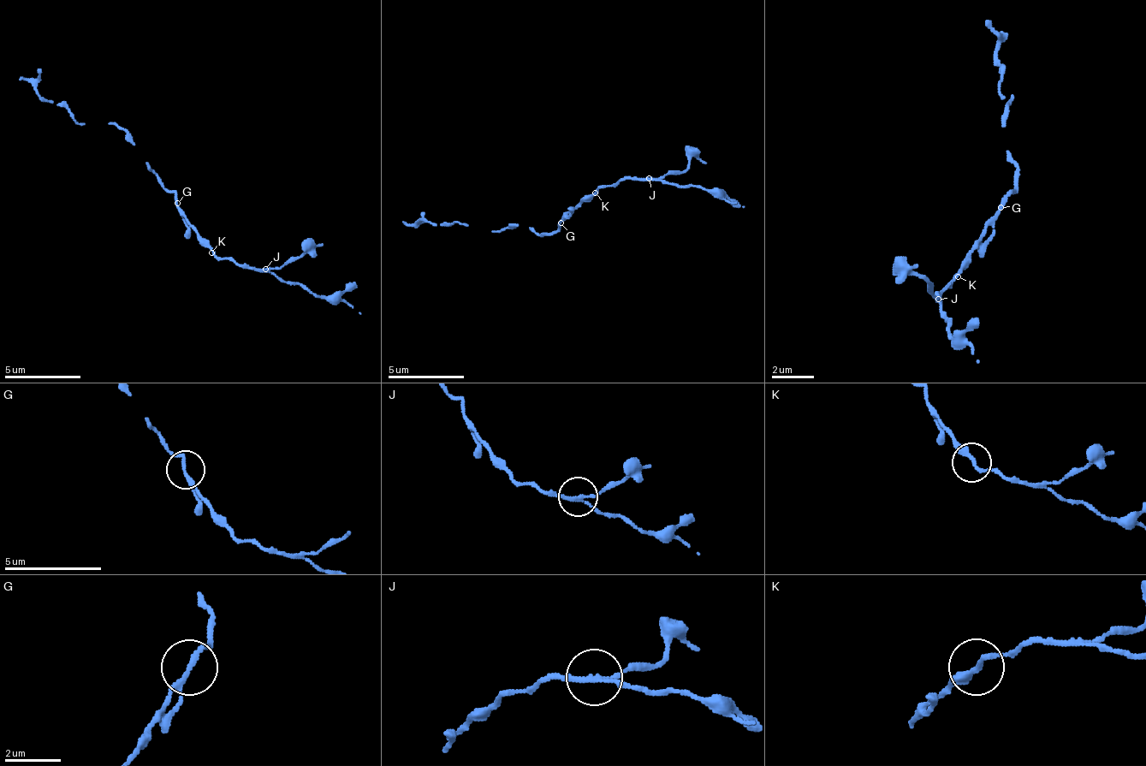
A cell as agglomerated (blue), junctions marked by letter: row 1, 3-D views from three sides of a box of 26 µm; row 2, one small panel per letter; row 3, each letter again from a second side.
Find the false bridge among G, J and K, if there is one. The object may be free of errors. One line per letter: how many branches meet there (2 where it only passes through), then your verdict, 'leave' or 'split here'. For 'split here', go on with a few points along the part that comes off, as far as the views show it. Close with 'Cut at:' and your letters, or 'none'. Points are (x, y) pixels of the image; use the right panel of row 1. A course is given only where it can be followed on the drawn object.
G: 3 branches meet; leave
J: 3 branches meet; split here; foreign part runs (936, 298), (931, 287), (894, 255)
K: 2 branches meet; leave
Cut at: J

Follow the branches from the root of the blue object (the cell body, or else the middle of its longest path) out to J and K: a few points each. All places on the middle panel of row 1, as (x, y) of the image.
J: (565, 219), (602, 185), (614, 185), (621, 177), (648, 177)
K: (565, 219), (595, 192)

